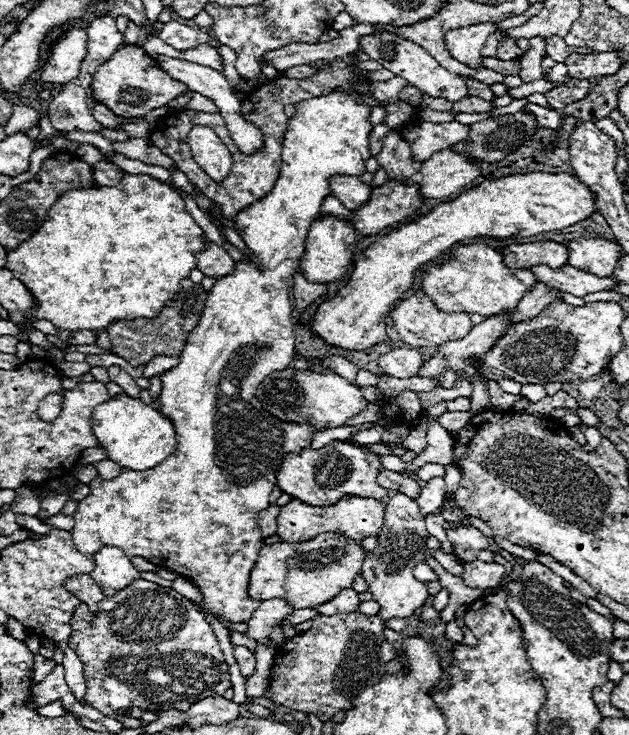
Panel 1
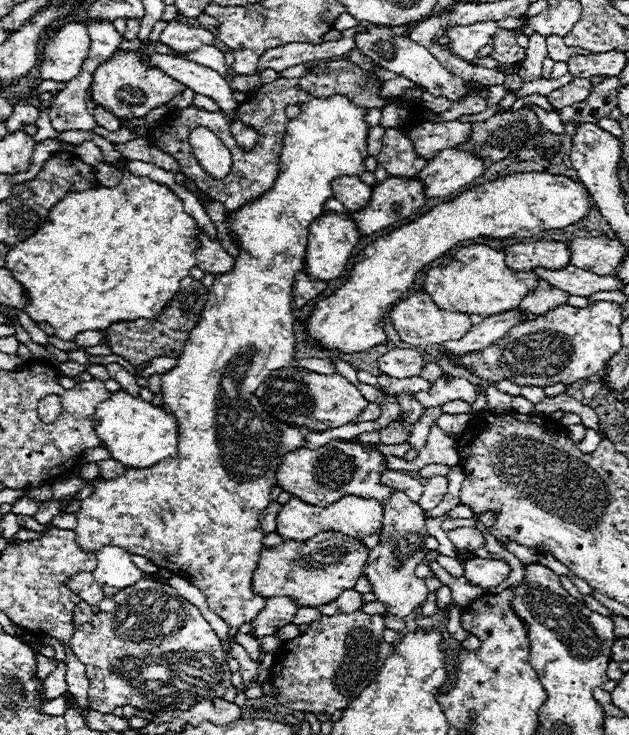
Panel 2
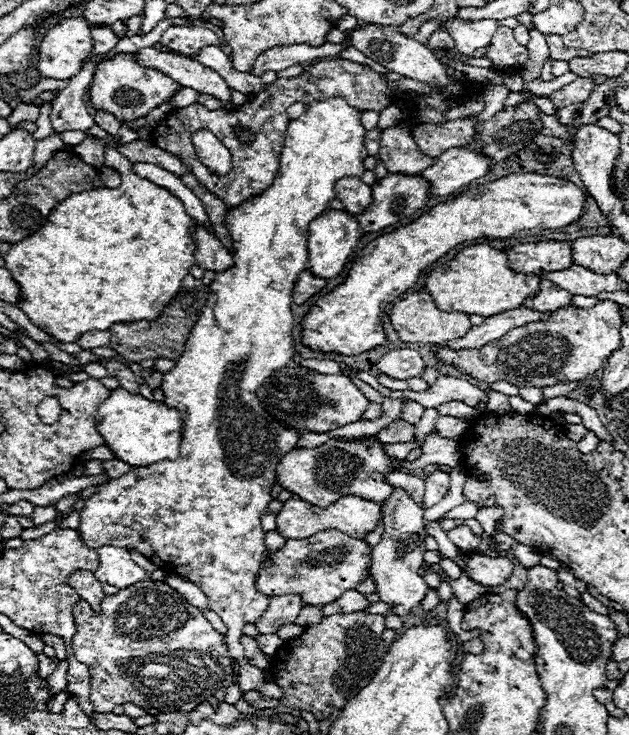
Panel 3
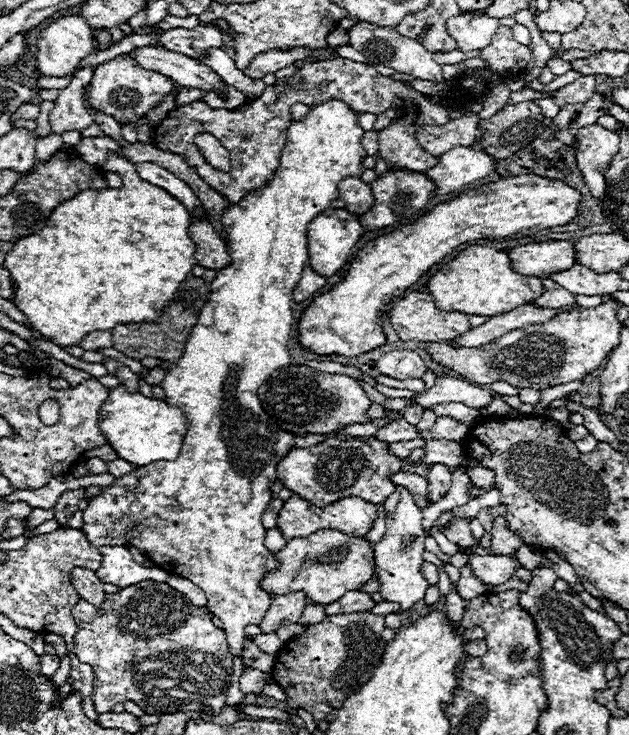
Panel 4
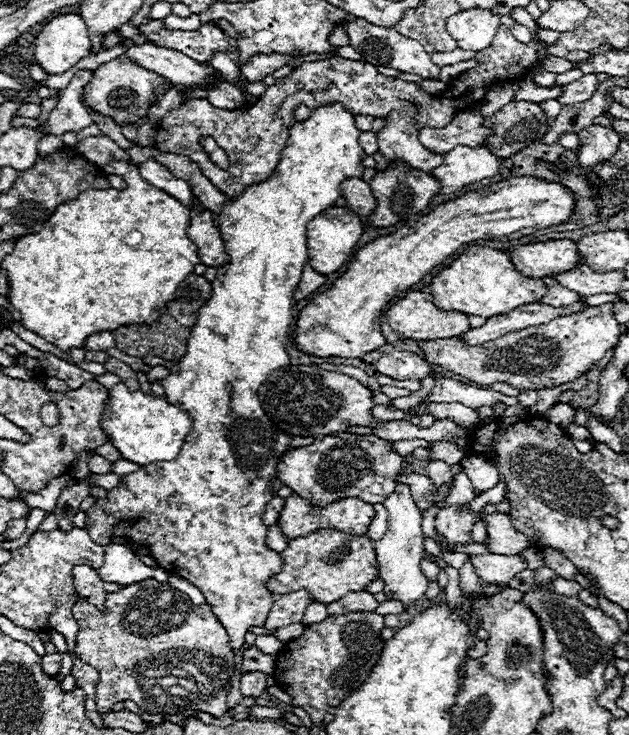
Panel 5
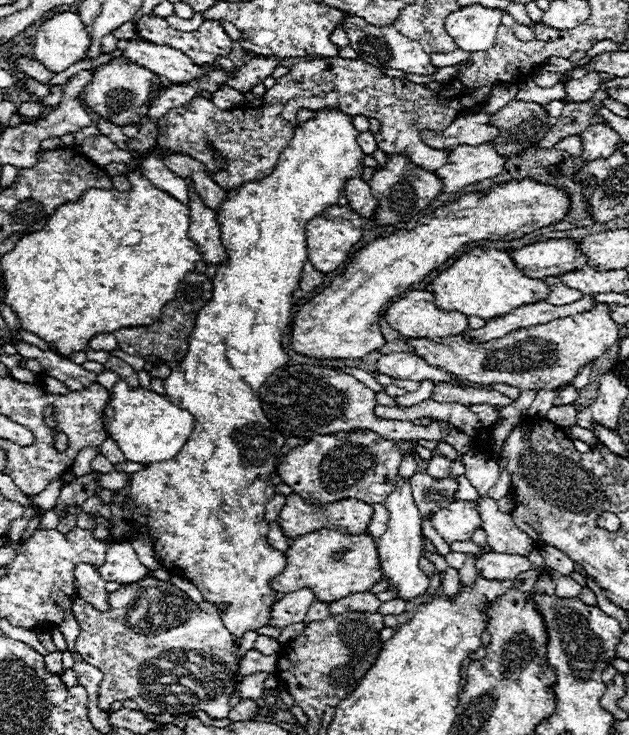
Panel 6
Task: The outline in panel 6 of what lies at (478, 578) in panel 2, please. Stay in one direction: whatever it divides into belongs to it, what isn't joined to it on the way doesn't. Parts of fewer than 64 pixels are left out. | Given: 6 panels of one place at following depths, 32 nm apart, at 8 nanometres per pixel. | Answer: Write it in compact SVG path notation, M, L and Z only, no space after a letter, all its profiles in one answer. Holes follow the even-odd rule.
M486 552L474 560L476 570L486 580L514 580L520 572L530 570L530 562L518 554L496 554Z

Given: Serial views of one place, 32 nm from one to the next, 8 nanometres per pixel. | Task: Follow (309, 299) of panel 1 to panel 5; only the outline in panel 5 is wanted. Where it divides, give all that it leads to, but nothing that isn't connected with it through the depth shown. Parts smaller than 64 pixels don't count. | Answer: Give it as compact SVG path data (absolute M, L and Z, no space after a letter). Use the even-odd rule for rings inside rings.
M306 264L304 266L304 272L302 272L302 280L300 280L298 288L294 290L294 300L302 300L302 298L310 296L316 288L320 288L324 284L324 280L326 280L326 276L314 272L312 266Z

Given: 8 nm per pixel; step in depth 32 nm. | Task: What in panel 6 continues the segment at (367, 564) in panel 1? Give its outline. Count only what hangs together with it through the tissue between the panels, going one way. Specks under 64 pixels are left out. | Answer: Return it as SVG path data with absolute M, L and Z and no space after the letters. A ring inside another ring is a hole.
M414 452L402 456L402 466L400 466L400 472L398 472L396 488L384 502L388 514L390 514L388 530L386 530L386 534L382 534L382 538L376 540L376 550L378 550L380 568L382 568L382 578L390 582L388 590L398 590L398 598L404 600L404 602L410 602L412 598L424 594L426 588L428 588L428 582L430 582L428 576L418 568L418 560L424 554L424 548L422 548L424 542L422 542L422 530L420 530L422 516L420 516L418 506L414 504L410 484L406 482L406 478L410 478L412 474L416 474Z

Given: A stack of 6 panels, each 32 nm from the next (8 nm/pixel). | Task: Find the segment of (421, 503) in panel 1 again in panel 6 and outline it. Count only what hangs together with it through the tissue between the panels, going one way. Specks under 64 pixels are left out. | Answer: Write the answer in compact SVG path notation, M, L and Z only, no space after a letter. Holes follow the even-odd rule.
M434 456L430 462L428 462L428 474L436 480L442 480L442 478L450 478L450 462L446 458L440 458L440 456Z

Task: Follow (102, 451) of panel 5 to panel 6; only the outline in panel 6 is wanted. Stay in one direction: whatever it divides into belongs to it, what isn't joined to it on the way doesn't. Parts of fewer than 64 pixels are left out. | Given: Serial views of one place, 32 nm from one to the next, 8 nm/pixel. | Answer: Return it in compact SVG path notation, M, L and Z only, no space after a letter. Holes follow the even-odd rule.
M106 438L106 442L98 448L98 452L100 454L104 454L112 464L118 464L118 462L122 462L122 452L118 450L118 446L110 440L110 438Z

